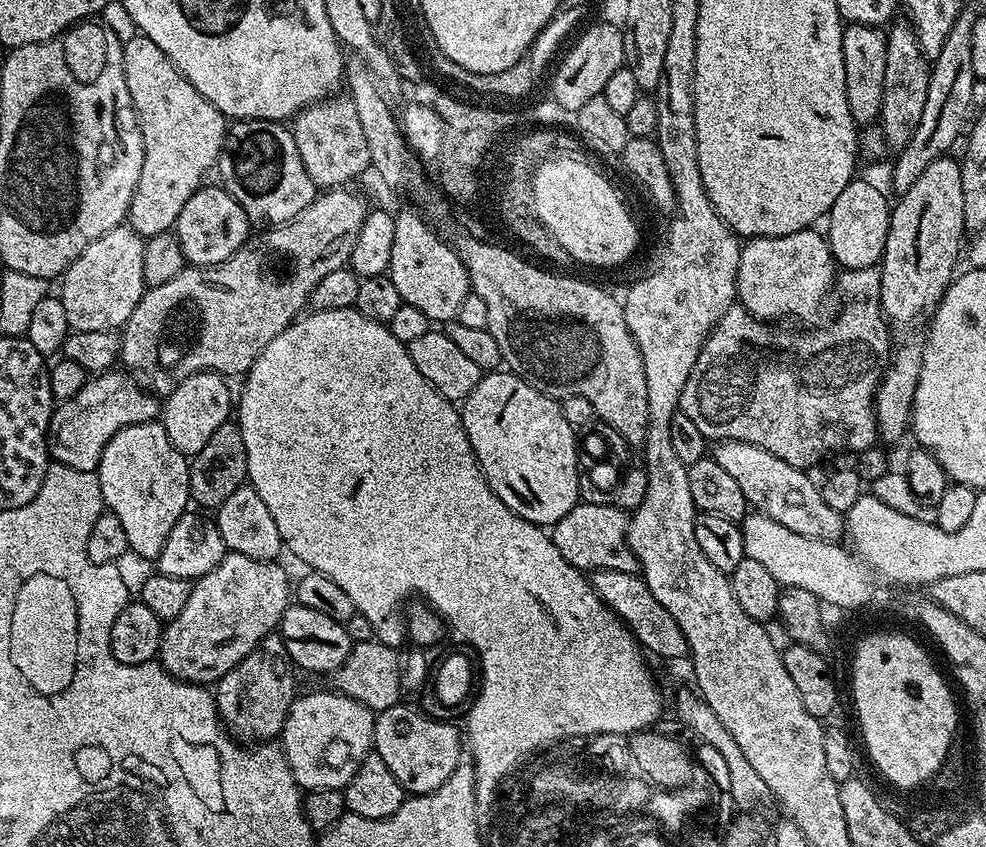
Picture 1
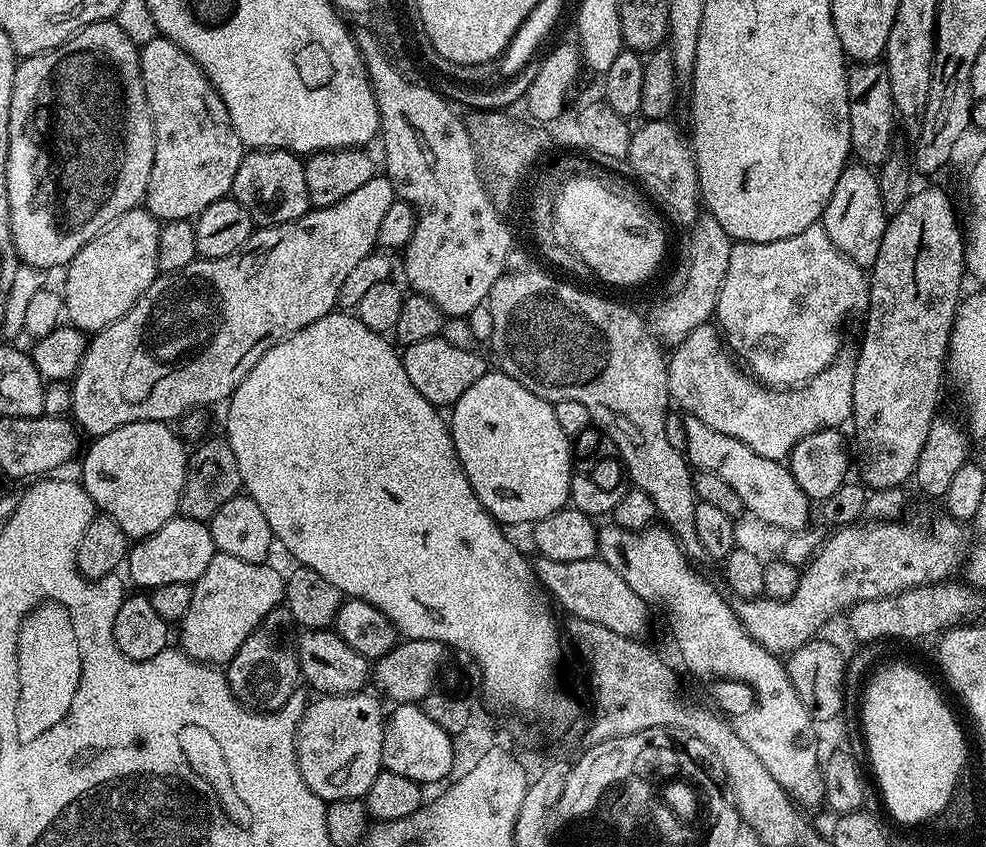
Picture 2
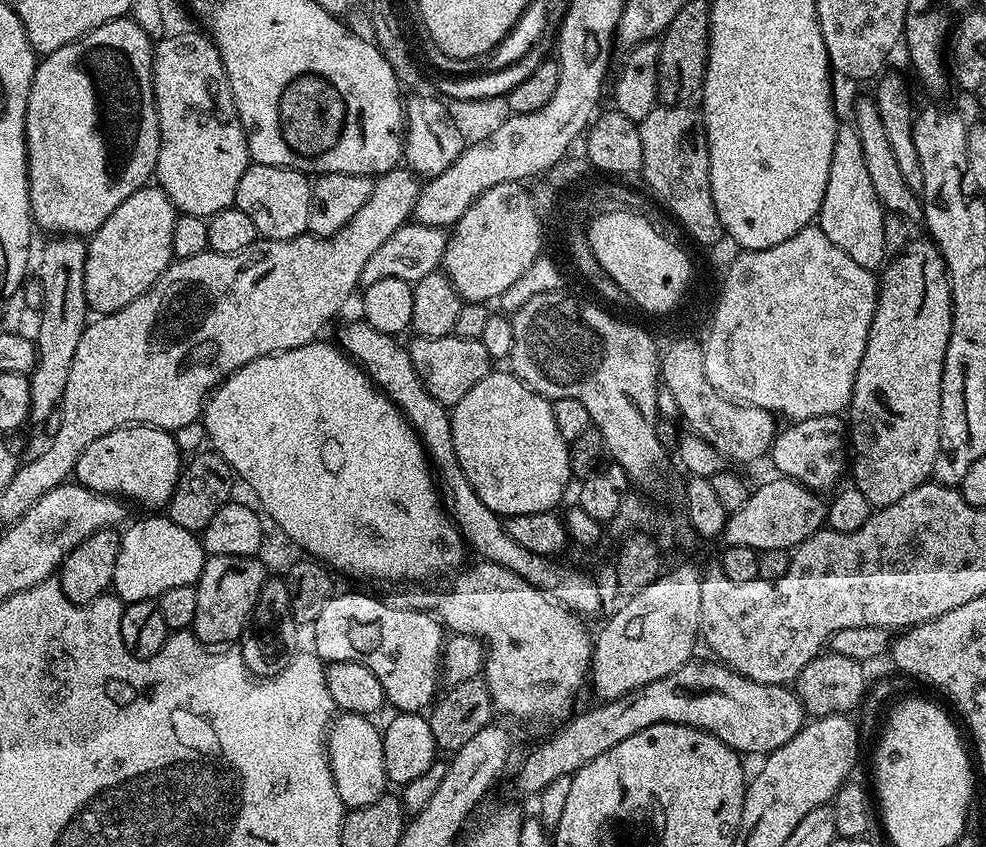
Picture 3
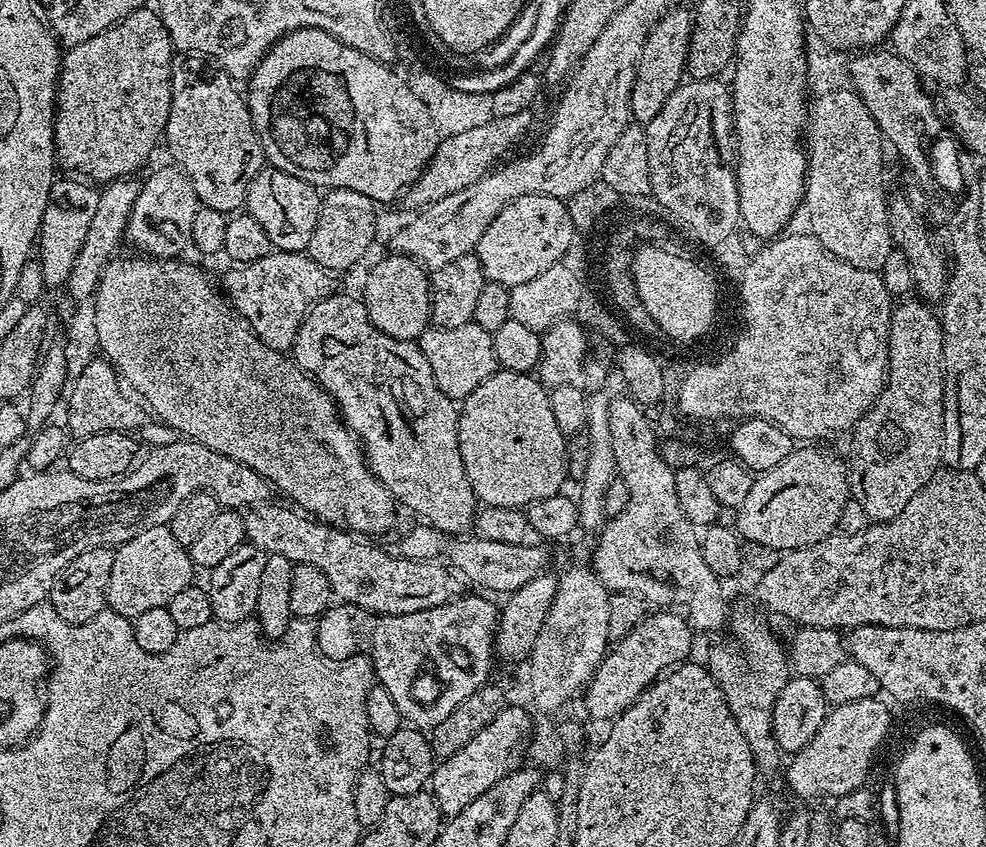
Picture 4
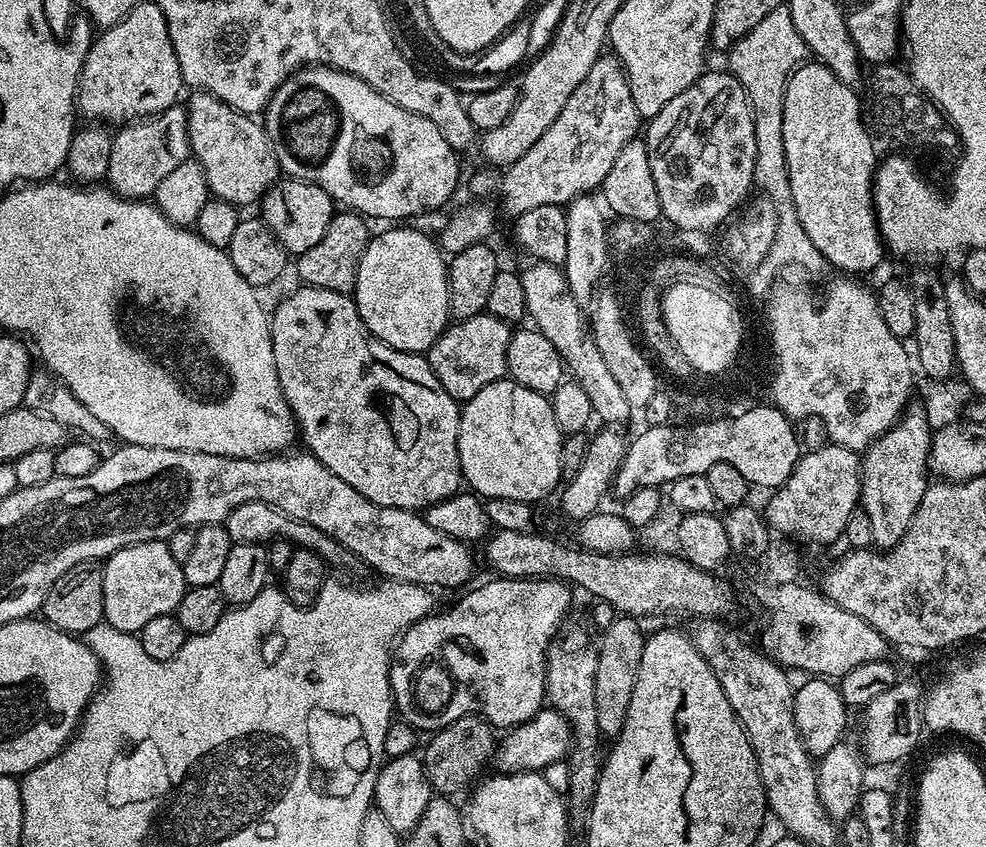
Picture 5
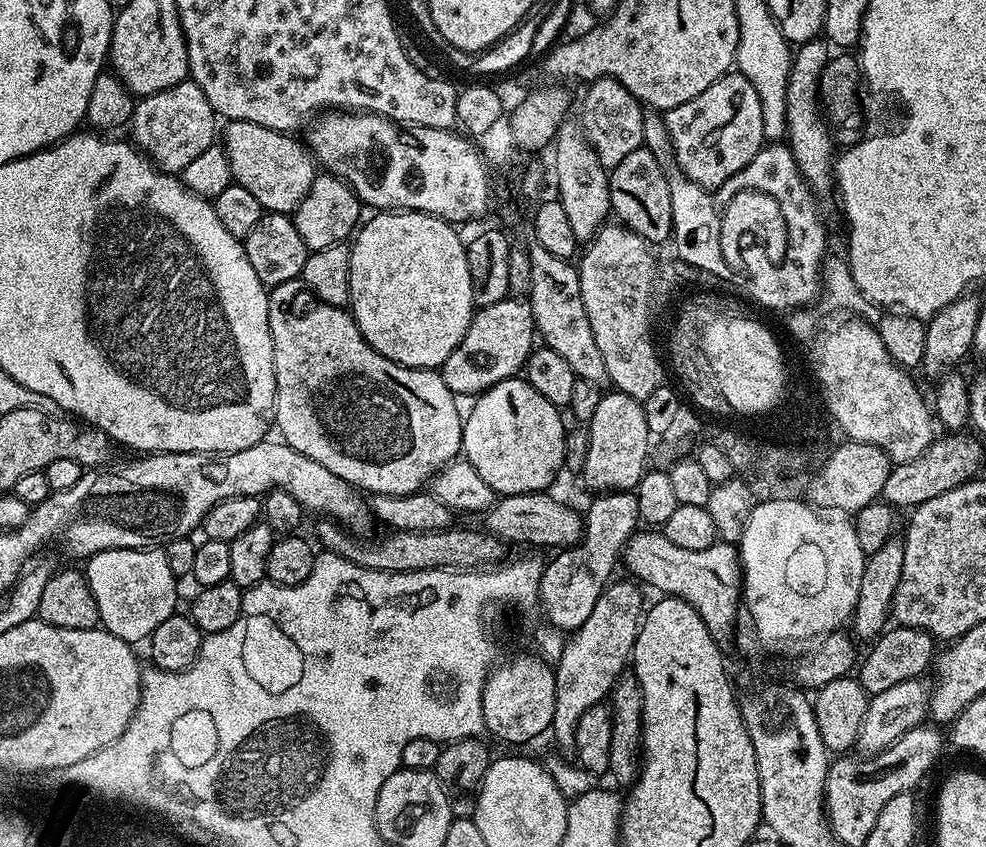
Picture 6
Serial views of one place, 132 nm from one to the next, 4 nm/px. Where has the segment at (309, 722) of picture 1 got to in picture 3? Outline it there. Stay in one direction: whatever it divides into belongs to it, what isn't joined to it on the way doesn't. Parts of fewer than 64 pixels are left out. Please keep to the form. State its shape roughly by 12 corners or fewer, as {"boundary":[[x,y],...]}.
{"boundary":[[345,712],[328,730],[328,761],[345,809],[385,795],[384,737]]}

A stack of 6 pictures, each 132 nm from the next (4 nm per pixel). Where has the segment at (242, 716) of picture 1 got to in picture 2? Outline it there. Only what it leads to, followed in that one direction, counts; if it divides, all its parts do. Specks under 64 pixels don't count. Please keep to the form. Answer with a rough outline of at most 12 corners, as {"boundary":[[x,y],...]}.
{"boundary":[[281,606],[228,661],[228,688],[277,712],[301,683],[290,610]]}

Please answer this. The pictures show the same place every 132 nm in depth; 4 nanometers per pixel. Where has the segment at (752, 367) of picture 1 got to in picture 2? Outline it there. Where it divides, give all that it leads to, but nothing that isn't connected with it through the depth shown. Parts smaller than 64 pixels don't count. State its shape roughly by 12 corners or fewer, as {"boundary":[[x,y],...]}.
{"boundary":[[715,323],[671,349],[668,394],[754,454],[852,419],[856,357],[795,390],[753,378]]}

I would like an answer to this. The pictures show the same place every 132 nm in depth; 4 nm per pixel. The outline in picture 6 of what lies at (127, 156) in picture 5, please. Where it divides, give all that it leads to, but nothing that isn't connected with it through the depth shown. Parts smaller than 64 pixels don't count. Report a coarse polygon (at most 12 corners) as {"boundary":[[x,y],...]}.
{"boundary":[[191,78],[141,97],[129,130],[162,172],[183,173],[218,136]]}

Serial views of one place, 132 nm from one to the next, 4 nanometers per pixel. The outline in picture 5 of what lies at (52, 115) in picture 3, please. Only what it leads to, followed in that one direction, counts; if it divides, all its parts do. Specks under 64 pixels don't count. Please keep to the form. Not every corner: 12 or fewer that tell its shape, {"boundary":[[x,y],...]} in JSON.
{"boundary":[[138,2],[93,39],[76,106],[123,126],[184,87],[162,10]]}

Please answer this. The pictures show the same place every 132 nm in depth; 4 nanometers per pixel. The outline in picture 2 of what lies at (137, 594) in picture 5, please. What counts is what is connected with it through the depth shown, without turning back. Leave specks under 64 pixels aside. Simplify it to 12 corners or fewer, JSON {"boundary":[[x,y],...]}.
{"boundary":[[177,514],[135,541],[127,579],[195,584],[216,555],[207,523]]}

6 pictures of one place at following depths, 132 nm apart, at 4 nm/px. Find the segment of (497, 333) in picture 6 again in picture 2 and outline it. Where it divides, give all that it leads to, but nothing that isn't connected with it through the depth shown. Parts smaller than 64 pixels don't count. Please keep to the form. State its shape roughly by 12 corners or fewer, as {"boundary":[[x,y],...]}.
{"boundary":[[443,335],[403,349],[426,402],[456,404],[490,370]]}

